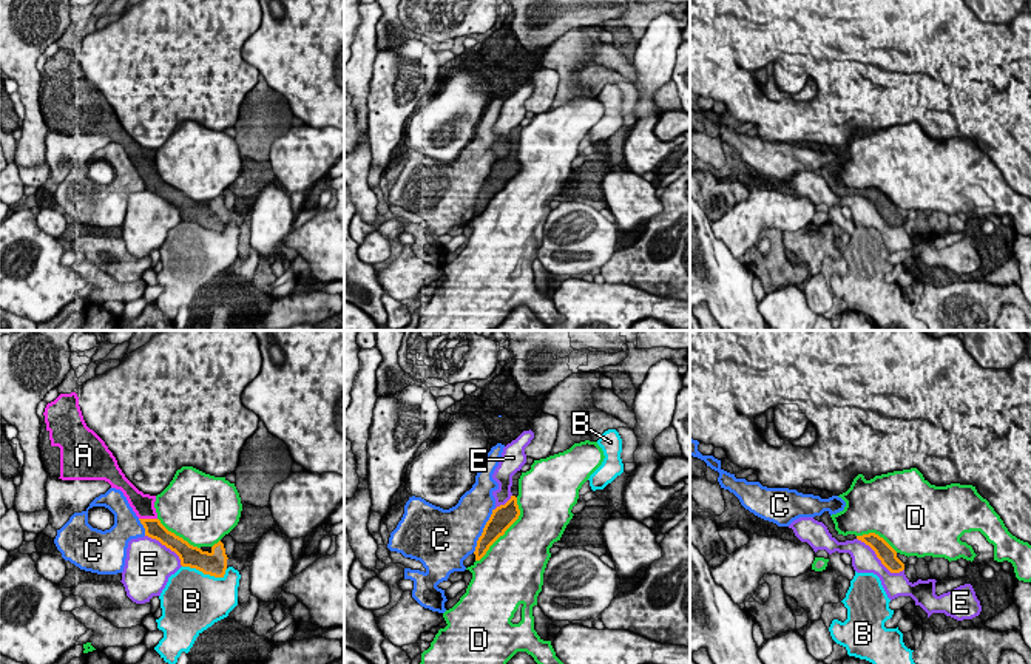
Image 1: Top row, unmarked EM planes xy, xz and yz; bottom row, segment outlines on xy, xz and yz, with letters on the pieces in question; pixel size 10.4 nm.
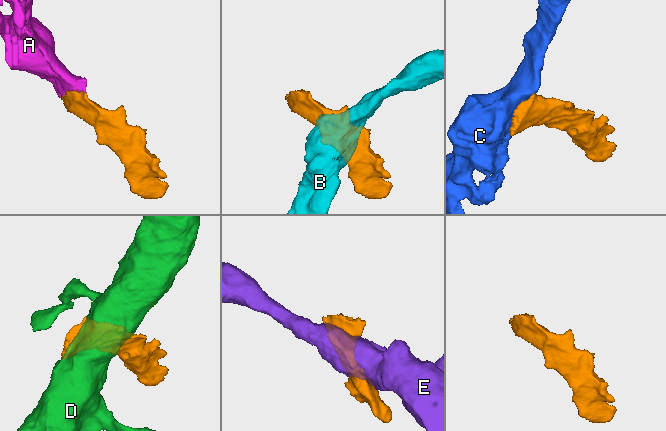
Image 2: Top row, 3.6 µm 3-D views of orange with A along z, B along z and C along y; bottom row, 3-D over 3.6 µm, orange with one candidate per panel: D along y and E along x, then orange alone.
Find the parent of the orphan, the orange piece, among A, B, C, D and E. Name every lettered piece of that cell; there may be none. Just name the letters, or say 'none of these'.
A

